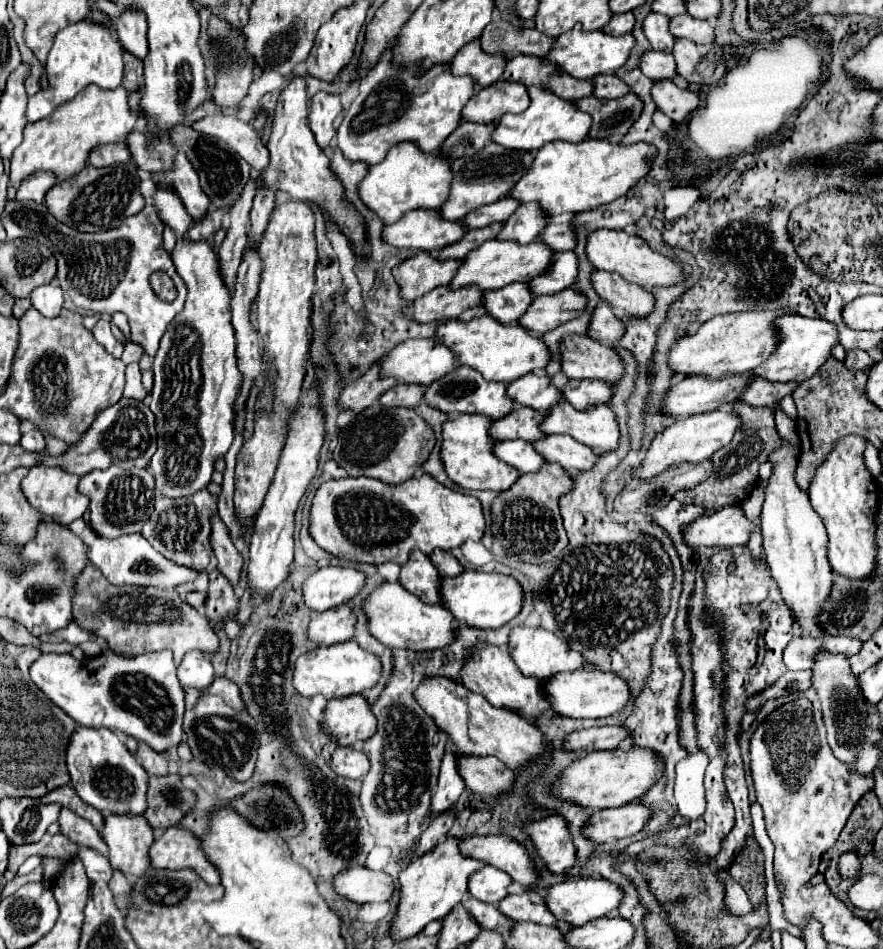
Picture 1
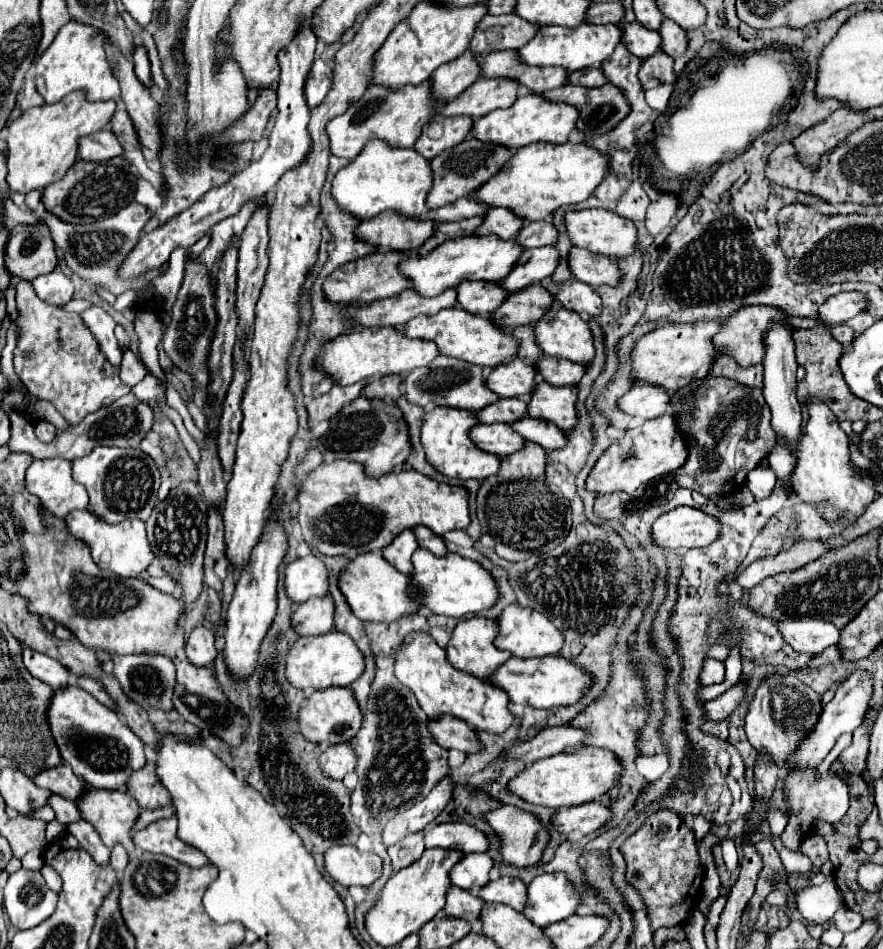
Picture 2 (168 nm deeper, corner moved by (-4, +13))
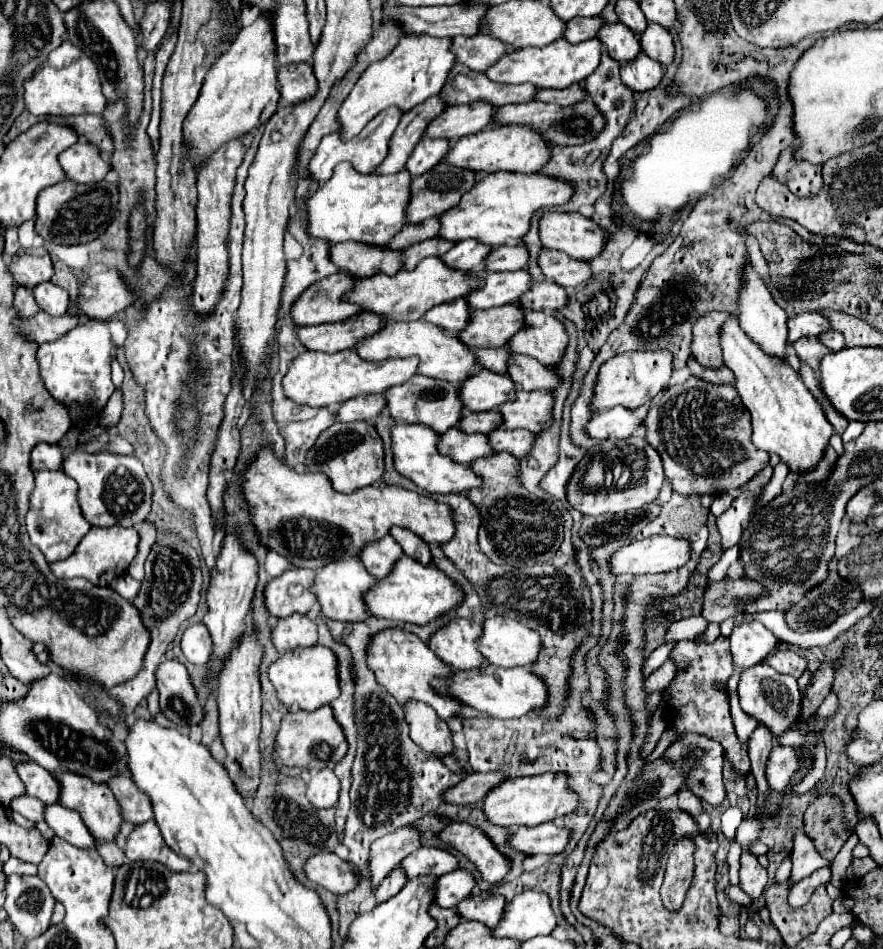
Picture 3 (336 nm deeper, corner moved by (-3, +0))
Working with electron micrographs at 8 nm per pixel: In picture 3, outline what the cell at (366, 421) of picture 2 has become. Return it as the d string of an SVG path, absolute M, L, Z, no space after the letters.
M333 422L307 452L307 472L323 472L337 492L353 492L363 486L379 484L383 476L383 442L369 422Z

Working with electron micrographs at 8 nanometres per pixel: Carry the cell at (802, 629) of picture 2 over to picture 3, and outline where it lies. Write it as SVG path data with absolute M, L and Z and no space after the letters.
M757 620L735 626L729 640L731 640L731 654L735 664L735 674L729 680L729 688L735 690L741 670L761 662L773 650L773 646L779 644L779 640L777 636L773 636L771 630L767 630Z

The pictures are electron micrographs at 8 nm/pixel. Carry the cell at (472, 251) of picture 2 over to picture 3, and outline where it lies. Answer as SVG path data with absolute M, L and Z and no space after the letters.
M431 256L421 260L421 264L417 264L417 268L411 272L399 270L395 276L377 274L365 280L357 280L353 288L347 292L347 296L343 296L343 300L357 304L365 312L373 312L381 316L387 322L401 322L401 320L413 322L423 318L429 308L455 298L463 298L469 294L469 290L481 288L481 286L483 286L483 280L477 280L471 274L465 274L461 270L453 272L453 268L447 268L439 258Z

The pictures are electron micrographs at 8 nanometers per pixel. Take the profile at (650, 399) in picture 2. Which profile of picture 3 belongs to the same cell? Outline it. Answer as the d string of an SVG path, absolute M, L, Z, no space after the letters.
M611 408L605 412L595 412L591 420L585 424L585 434L589 438L607 440L607 438L629 438L641 422L635 420L633 410L627 408Z

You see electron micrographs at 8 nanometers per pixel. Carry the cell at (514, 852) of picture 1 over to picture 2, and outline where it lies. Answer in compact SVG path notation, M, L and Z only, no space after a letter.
M442 823L426 831L426 847L460 849L462 853L488 851L490 841L486 833L468 823Z

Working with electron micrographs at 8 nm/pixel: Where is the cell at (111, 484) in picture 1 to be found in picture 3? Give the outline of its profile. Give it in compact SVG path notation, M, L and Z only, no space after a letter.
M75 450L63 460L63 472L77 482L77 500L81 512L93 526L137 526L151 510L151 482L135 456L121 456L111 452L89 454Z

